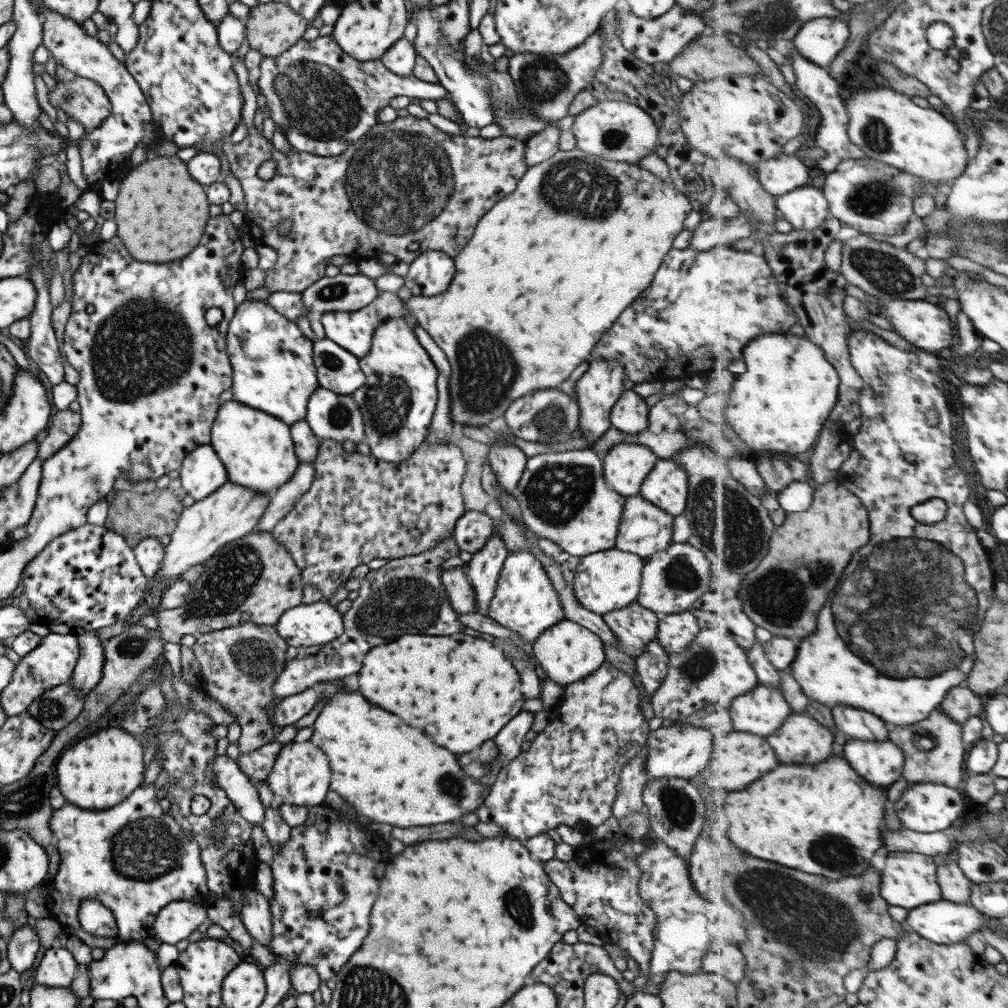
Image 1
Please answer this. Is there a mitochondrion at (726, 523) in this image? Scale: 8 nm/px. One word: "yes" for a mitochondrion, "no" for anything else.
yes

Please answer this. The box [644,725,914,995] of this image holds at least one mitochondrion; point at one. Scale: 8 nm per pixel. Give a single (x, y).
(813, 921)

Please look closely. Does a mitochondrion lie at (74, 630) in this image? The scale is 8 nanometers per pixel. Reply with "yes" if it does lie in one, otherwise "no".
no

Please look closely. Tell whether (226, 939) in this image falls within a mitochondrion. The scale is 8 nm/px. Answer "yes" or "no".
no

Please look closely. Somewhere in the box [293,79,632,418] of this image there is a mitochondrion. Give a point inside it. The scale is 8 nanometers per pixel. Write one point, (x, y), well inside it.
(401, 180)

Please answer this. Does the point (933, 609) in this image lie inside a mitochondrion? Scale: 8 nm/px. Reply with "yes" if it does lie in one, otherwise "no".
yes

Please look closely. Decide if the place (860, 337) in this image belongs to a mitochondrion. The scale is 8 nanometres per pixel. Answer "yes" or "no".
no

